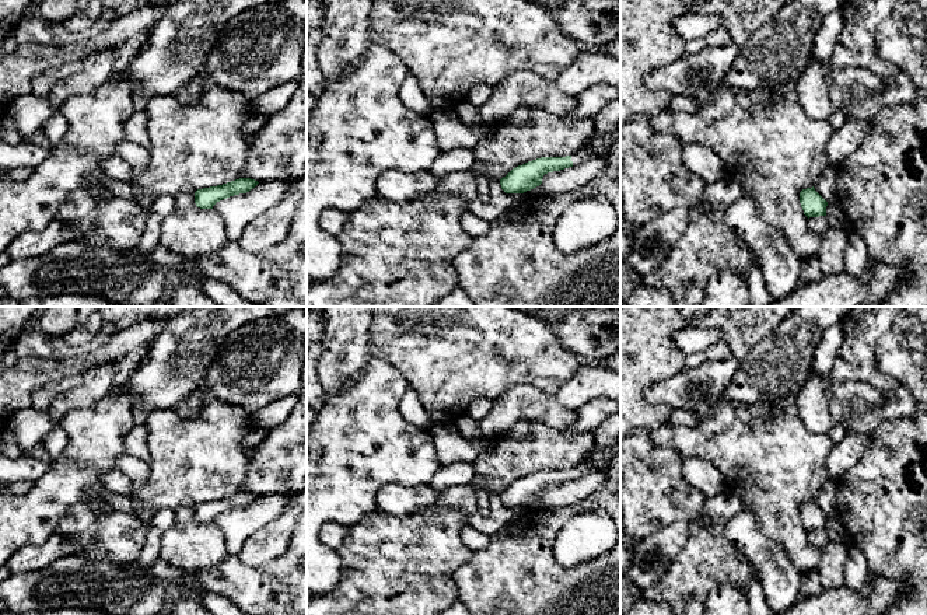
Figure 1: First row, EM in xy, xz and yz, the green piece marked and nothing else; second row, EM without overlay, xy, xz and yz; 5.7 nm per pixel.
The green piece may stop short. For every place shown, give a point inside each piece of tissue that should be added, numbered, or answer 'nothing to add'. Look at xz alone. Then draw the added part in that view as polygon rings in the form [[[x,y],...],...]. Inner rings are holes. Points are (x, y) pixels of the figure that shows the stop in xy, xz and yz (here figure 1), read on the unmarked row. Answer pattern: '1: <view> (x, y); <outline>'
1: xz (583, 468); [[[581,462],[578,467],[571,469],[573,479],[584,476],[590,472],[592,472],[592,468],[587,462]]]

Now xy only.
nothing to add

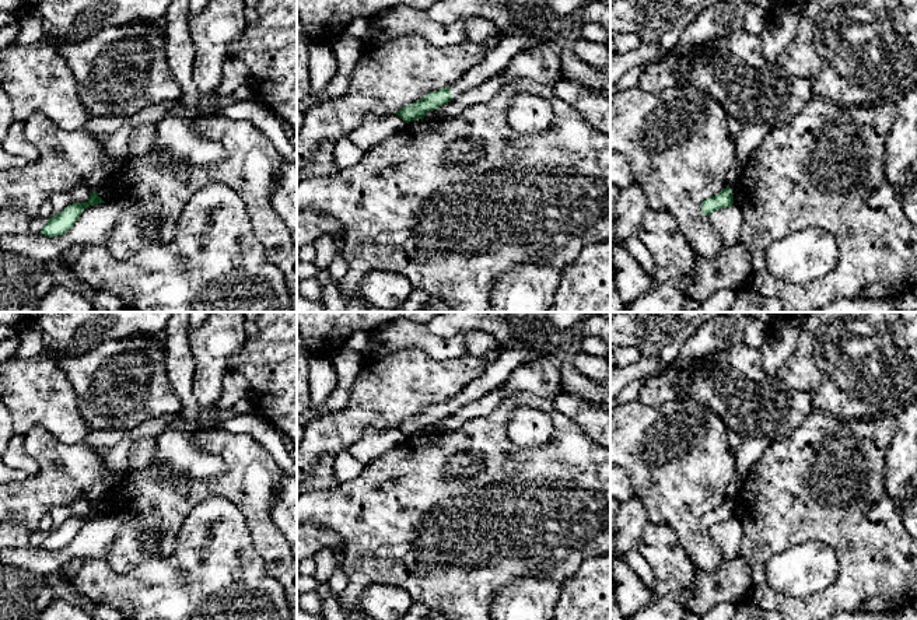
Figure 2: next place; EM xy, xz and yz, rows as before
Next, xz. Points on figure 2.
1: xz (532, 342); [[[543,325],[521,327],[519,341],[500,350],[497,360],[486,368],[480,378],[449,399],[452,413],[500,388],[517,368],[532,362],[536,355],[549,358],[561,355],[559,343],[547,337],[546,329],[549,327]]]

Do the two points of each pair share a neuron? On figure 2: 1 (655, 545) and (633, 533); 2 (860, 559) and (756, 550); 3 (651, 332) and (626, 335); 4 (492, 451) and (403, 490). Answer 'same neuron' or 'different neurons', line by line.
1: different neurons
2: same neuron
3: same neuron
4: same neuron

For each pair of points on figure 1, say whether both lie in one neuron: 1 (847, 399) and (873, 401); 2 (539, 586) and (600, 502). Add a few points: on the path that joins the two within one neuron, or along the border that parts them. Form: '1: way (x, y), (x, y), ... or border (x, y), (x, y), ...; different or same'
1: way (853, 401), (867, 401); same
2: way (538, 559), (538, 538), (563, 513), (573, 510); same

